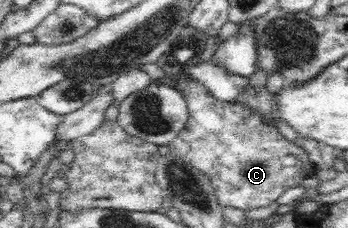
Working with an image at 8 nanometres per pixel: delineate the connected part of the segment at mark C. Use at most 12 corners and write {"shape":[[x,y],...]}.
{"shape":[[192,76],[168,144],[221,206],[269,206],[315,170],[257,111]]}

